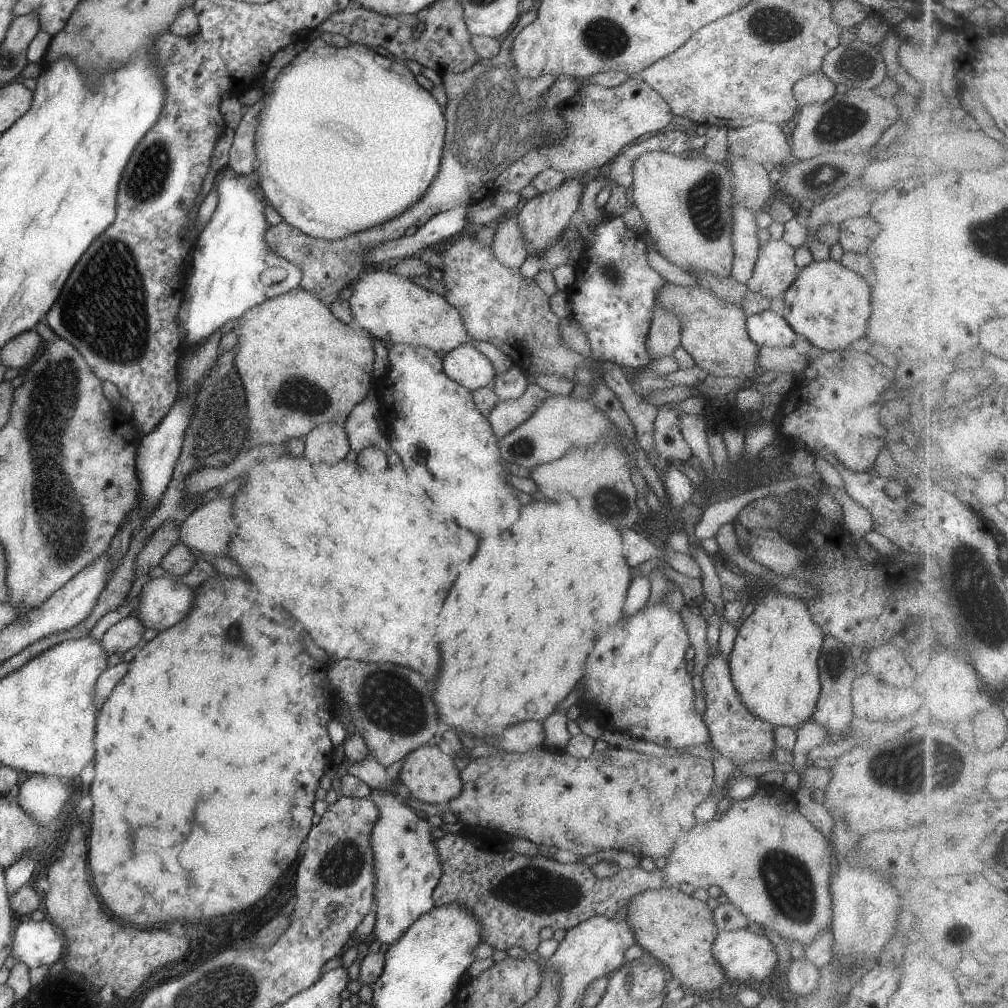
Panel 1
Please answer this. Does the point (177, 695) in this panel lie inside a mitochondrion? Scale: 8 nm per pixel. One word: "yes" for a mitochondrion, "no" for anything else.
no

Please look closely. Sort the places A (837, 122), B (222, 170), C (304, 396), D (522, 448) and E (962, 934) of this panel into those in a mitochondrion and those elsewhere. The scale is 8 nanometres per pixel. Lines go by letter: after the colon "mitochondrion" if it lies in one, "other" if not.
A: mitochondrion
B: other
C: mitochondrion
D: mitochondrion
E: mitochondrion

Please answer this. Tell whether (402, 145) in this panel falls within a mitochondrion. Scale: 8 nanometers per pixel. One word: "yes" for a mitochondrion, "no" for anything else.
no

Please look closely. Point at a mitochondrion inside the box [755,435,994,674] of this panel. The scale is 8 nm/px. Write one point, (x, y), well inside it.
(962, 564)

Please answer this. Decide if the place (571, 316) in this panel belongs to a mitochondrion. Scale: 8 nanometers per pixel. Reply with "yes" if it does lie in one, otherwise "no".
no

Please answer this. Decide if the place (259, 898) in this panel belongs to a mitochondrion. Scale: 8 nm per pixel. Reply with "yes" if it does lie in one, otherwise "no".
no

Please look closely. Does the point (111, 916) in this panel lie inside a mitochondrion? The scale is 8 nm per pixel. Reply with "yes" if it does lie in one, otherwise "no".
no

